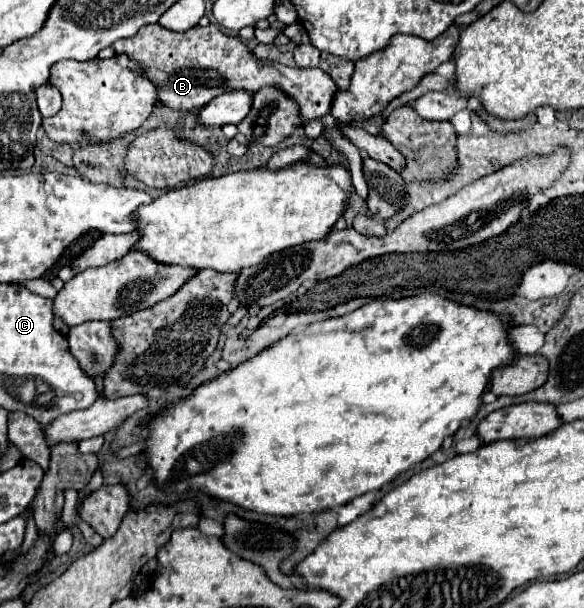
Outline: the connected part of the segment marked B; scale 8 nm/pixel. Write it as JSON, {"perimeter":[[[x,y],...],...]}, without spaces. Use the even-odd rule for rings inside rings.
{"perimeter":[[[155,23],[141,27],[135,37],[115,41],[113,49],[117,53],[129,55],[131,59],[137,59],[143,65],[149,79],[153,79],[153,83],[157,85],[159,101],[163,101],[171,109],[181,111],[201,109],[225,91],[247,89],[255,93],[261,87],[279,85],[299,103],[301,119],[305,123],[327,115],[331,109],[333,95],[337,91],[335,81],[325,71],[299,67],[293,69],[269,59],[261,61],[245,47],[245,43],[237,35],[229,35],[221,31],[217,25],[197,25],[185,33],[175,33]]]}

